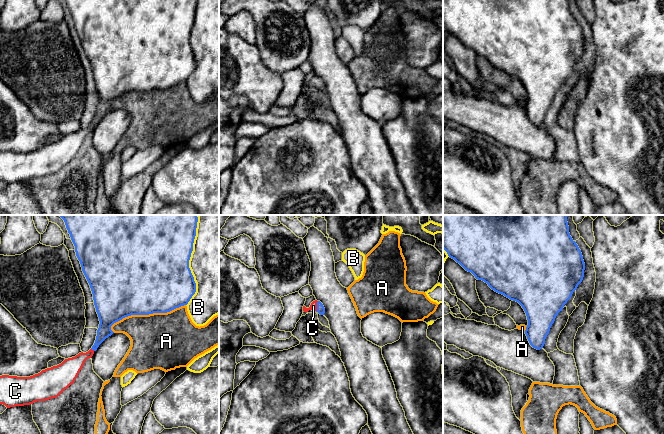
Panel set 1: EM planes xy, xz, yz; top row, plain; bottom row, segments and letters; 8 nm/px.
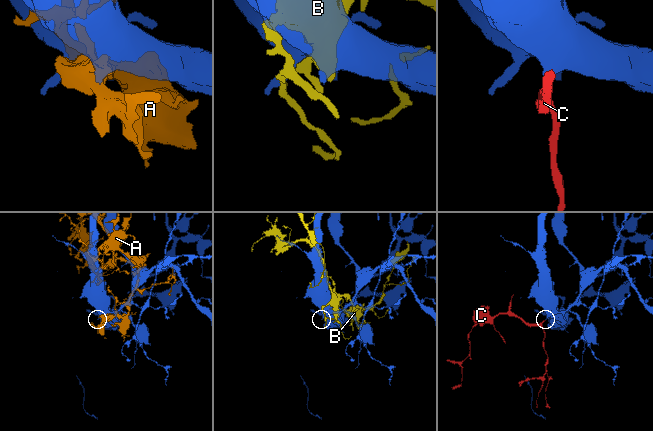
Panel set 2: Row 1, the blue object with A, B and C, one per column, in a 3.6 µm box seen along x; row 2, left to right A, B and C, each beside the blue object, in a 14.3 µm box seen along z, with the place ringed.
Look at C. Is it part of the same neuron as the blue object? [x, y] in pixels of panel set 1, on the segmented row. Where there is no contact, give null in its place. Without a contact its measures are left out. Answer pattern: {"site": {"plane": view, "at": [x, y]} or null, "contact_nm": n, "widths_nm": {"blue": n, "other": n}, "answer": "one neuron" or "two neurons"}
{"site": {"plane": "xz", "at": [317, 306]}, "contact_nm": 90, "widths_nm": {"blue": 60, "other": 60}, "answer": "one neuron"}

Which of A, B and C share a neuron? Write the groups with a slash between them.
A / B / C

